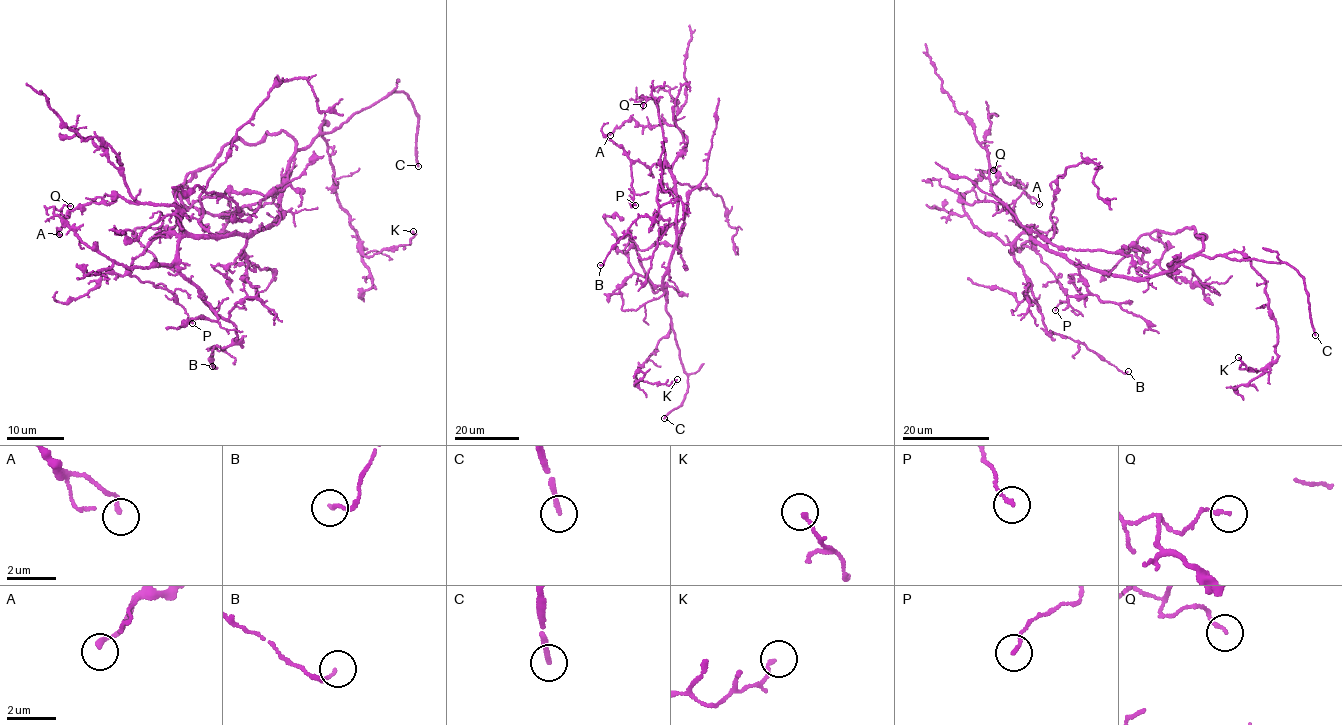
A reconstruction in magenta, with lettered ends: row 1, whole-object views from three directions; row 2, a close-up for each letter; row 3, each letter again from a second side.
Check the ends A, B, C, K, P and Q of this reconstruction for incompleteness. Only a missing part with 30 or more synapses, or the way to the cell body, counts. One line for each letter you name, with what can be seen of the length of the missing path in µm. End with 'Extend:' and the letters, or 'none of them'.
C: about 60 µm are missing
Extend: C

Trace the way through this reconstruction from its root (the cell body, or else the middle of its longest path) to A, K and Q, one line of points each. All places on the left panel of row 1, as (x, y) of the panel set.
A: (275, 188), (283, 212), (248, 237), (201, 238), (183, 231), (174, 206), (118, 196), (78, 205), (59, 234)
K: (275, 188), (296, 152), (311, 143), (325, 121), (321, 133), (337, 201), (363, 255), (408, 245), (413, 231)
Q: (275, 188), (283, 212), (271, 224), (183, 237), (171, 264), (145, 268), (80, 242), (54, 209), (70, 206)

